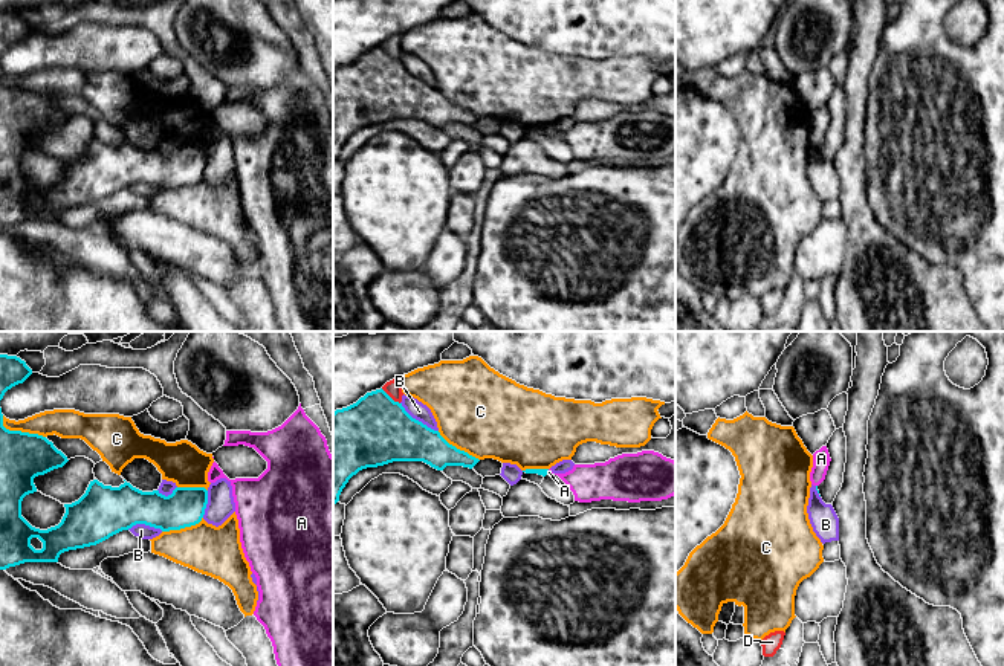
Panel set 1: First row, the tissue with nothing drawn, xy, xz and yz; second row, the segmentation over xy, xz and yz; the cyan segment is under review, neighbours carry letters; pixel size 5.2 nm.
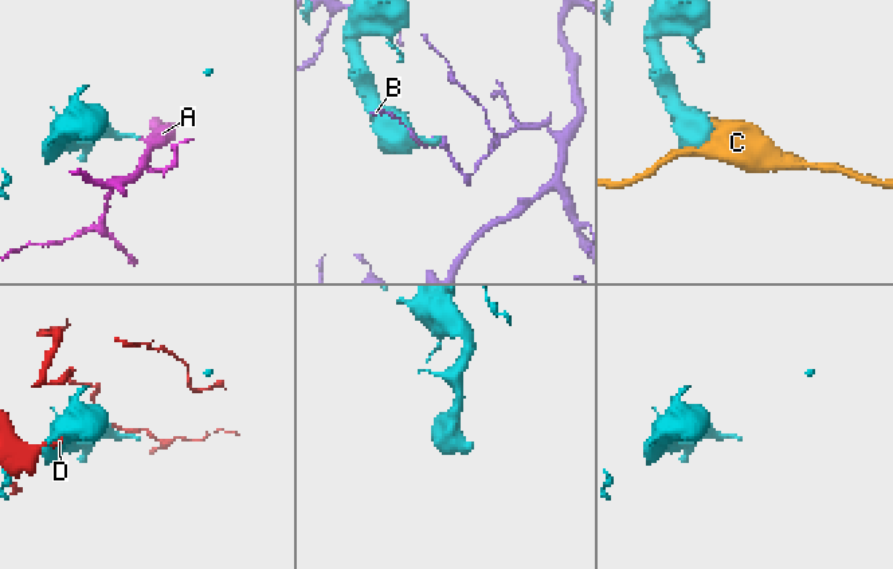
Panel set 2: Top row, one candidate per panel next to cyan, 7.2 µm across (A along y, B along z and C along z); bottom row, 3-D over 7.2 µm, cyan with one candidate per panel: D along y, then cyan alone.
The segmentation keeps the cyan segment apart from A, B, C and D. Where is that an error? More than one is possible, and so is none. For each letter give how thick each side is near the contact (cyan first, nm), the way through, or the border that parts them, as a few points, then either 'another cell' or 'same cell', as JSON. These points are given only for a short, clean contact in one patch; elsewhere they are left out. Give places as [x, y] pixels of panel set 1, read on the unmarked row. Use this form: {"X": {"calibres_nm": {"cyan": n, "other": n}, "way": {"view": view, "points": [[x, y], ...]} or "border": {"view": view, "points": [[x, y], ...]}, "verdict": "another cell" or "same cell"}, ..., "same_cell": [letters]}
{"A": {"calibres_nm": {"cyan": 40, "other": 30}, "border": {"view": "xz", "points": [[549, 127], [546, 132]]}, "verdict": "another cell"}, "B": {"calibres_nm": {"cyan": 360, "other": 90}, "verdict": "another cell"}, "C": {"calibres_nm": {"cyan": 240, "other": 160}, "verdict": "another cell"}, "D": {"calibres_nm": {"cyan": 360, "other": 90}, "verdict": "another cell"}, "same_cell": []}

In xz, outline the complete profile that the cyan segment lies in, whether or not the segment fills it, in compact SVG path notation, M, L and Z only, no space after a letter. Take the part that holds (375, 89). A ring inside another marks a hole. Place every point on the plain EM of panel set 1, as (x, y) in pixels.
M382 46L333 70L333 163L359 128L393 119L423 119L443 128L446 124L472 127L480 118L413 76Z

